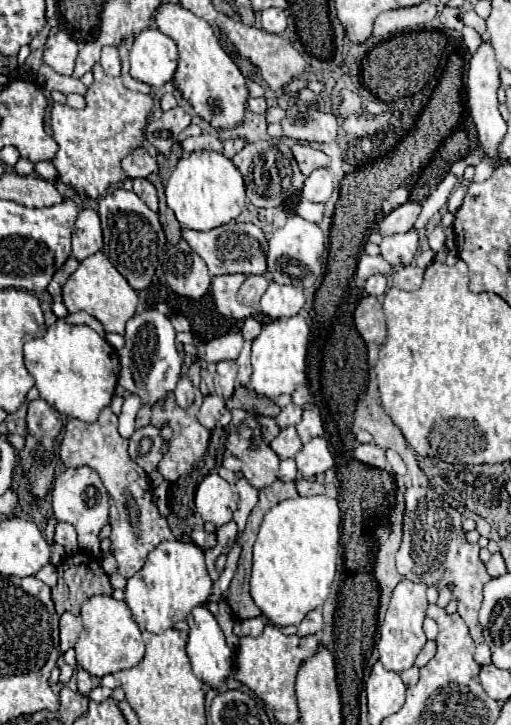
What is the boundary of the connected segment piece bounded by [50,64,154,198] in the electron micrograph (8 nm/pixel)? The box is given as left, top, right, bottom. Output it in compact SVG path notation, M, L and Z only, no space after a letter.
M102 66L92 68L94 84L86 92L86 108L72 110L70 106L52 106L52 134L60 150L52 158L58 170L58 180L64 186L76 190L84 198L100 198L110 186L120 184L126 174L120 168L120 160L144 140L144 126L154 106L154 98L148 94L128 90L120 78L106 76Z

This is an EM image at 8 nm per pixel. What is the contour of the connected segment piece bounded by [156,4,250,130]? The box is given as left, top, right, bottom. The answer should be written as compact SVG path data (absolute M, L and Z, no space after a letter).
M162 4L156 14L156 26L178 46L180 60L174 74L174 84L182 98L190 102L194 112L204 118L214 130L230 130L242 124L250 98L246 78L232 62L232 58L222 50L208 22L178 4Z

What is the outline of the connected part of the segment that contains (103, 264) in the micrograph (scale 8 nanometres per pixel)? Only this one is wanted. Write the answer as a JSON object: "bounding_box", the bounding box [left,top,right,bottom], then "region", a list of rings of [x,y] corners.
{"bounding_box":[62,252,138,334],"region":[[[96,252],[92,258],[86,258],[84,262],[80,262],[78,270],[64,284],[62,296],[70,314],[84,310],[96,320],[100,320],[100,324],[104,326],[104,332],[116,332],[116,334],[124,334],[124,326],[134,316],[136,304],[138,304],[138,292],[112,266],[112,262],[108,262],[104,252]]]}

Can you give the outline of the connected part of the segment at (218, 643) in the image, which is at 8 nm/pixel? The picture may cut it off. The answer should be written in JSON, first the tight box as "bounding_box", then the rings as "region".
{"bounding_box":[186,606,234,688],"region":[[[196,606],[190,612],[186,622],[188,622],[188,628],[190,628],[186,652],[188,652],[194,674],[202,682],[210,684],[212,688],[220,688],[222,682],[232,674],[232,666],[234,666],[234,652],[232,652],[232,648],[228,648],[228,644],[224,640],[224,634],[222,634],[222,628],[218,626],[216,618],[212,616],[212,612],[206,606]]]}

